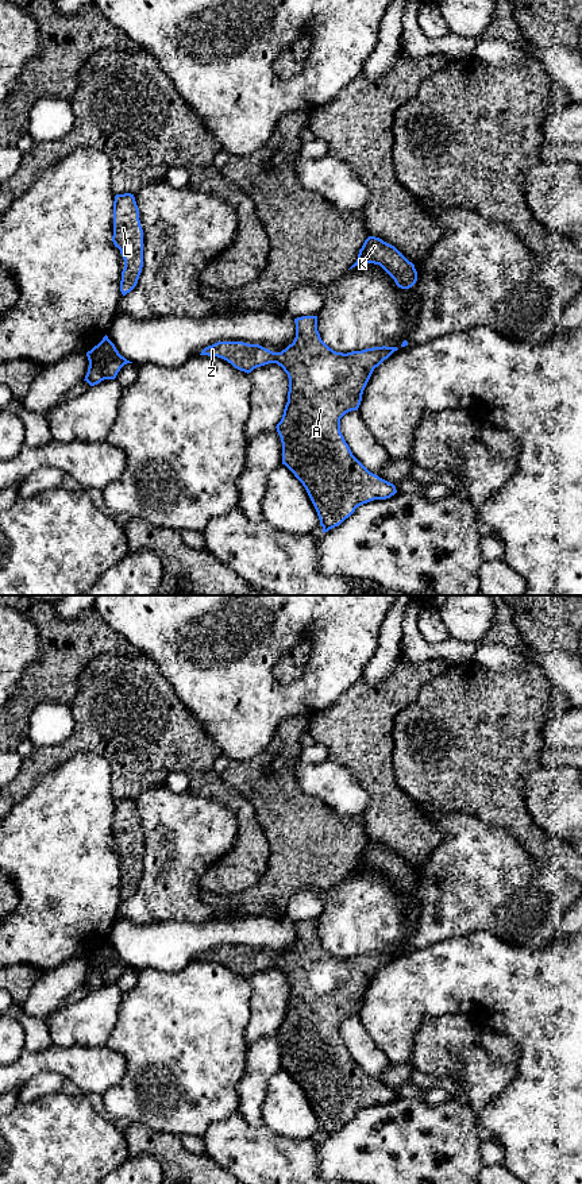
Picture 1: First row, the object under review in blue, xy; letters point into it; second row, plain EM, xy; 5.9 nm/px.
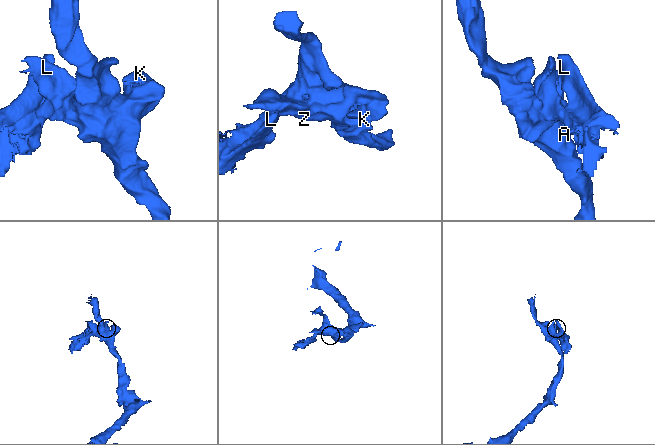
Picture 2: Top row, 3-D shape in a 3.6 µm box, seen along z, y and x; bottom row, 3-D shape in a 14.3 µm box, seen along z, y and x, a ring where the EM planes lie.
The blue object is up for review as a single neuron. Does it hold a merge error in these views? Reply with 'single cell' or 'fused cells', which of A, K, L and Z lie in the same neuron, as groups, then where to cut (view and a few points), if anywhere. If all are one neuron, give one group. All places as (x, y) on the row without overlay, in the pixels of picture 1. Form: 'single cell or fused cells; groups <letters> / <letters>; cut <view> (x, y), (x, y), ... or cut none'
fused cells; groups A K Z / L; cut xy (97, 949), (107, 959), (103, 968), (104, 983)

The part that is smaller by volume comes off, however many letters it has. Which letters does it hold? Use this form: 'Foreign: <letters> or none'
Foreign: L

